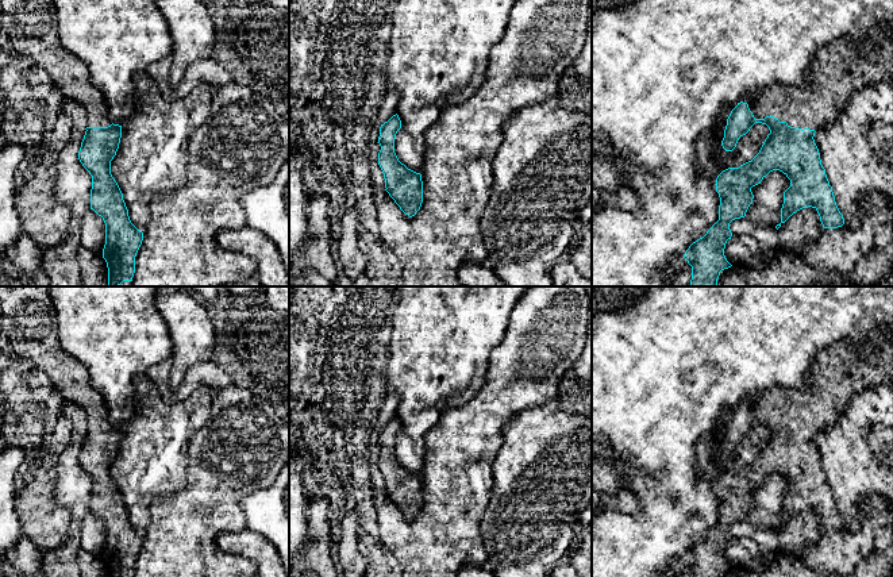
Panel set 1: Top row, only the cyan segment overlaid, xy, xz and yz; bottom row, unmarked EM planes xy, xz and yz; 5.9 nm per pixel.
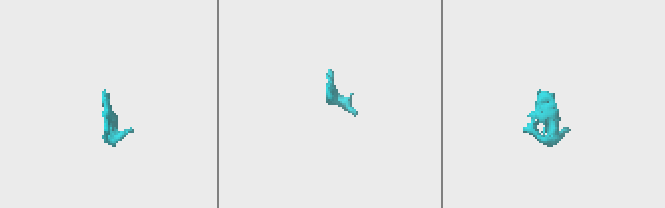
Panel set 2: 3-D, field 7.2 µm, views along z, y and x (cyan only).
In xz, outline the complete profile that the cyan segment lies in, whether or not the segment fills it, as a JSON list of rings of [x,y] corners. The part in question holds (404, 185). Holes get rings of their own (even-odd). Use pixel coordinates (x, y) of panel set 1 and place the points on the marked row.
[[[397,114],[381,124],[378,165],[384,173],[385,191],[400,209],[412,218],[423,203],[423,181],[422,174],[408,169],[394,153],[394,139],[400,128],[401,120]]]

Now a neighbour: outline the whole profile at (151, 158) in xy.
[[[136,72],[132,81],[134,109],[122,124],[122,138],[111,161],[111,174],[123,193],[131,223],[143,232],[150,219],[151,199],[157,193],[169,193],[185,185],[189,138],[208,119],[215,89],[203,84],[182,99],[166,100],[147,72]]]

